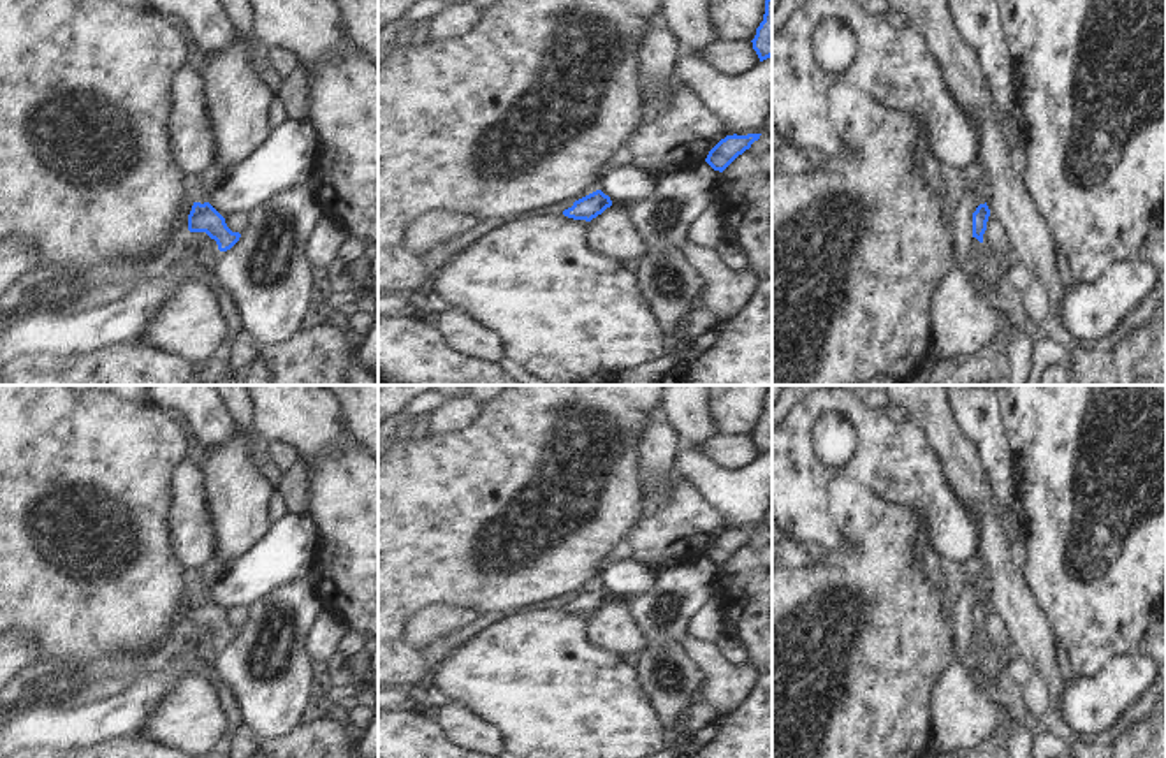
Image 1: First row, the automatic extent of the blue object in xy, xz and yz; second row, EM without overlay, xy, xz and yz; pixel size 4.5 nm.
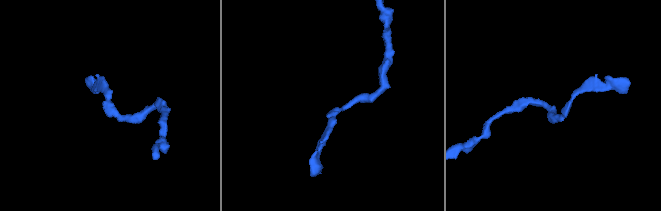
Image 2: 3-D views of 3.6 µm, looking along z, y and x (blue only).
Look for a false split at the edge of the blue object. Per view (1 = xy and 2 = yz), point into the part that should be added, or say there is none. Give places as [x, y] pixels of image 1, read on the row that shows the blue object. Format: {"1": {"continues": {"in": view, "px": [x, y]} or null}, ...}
{"1": {"continues": null}, "2": {"continues": null}}

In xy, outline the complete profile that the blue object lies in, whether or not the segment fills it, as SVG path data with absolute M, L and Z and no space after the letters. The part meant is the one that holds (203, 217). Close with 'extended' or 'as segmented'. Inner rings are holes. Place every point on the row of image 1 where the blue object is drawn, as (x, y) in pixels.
M193 202L188 215L190 232L206 232L216 241L220 251L230 250L241 237L239 232L232 232L225 218L209 202Z; as segmented

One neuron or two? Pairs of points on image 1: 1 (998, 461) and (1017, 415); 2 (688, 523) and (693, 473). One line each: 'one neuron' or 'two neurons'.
1: two neurons
2: two neurons

